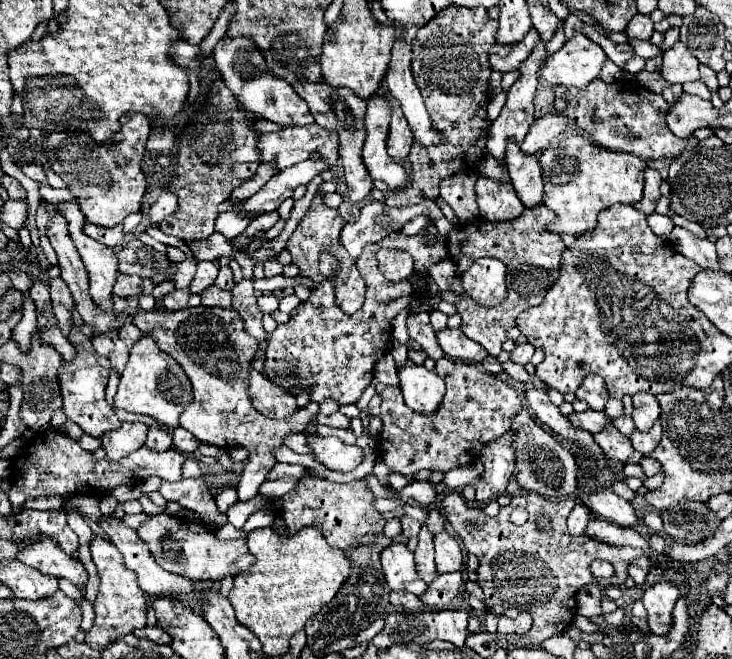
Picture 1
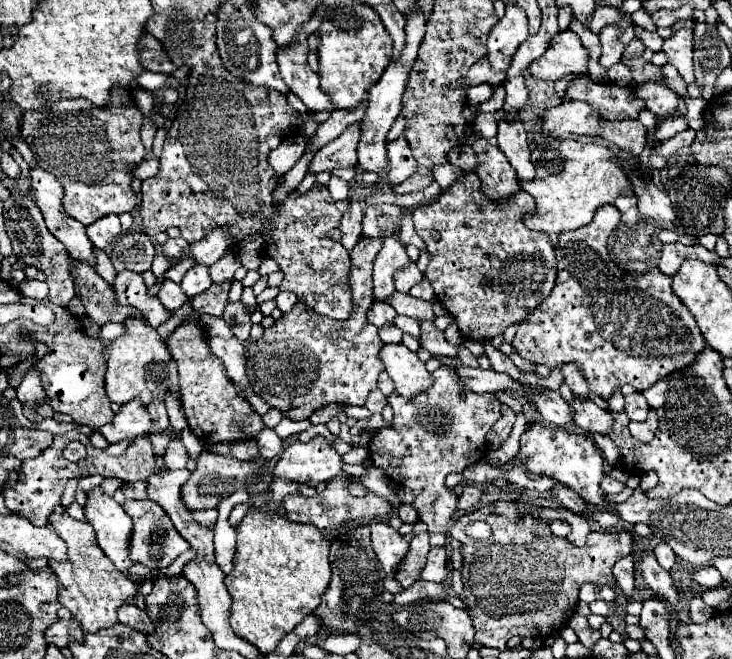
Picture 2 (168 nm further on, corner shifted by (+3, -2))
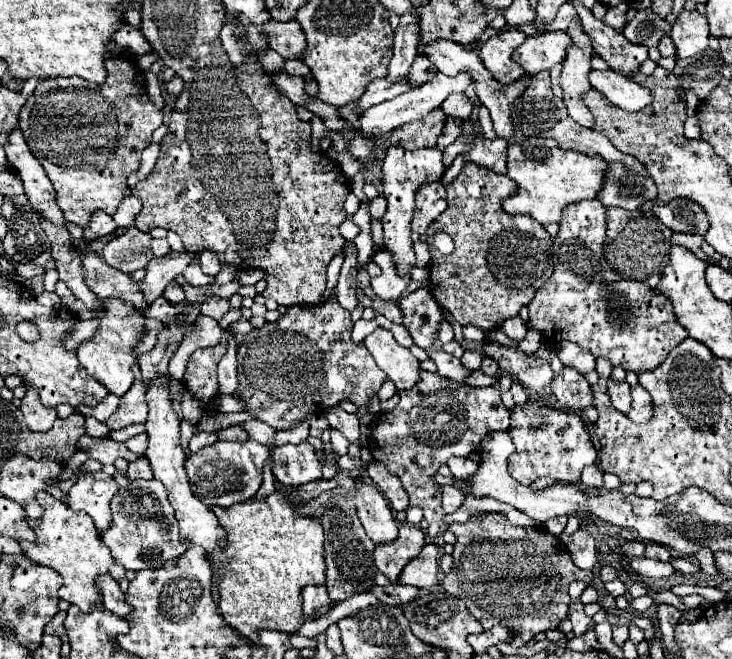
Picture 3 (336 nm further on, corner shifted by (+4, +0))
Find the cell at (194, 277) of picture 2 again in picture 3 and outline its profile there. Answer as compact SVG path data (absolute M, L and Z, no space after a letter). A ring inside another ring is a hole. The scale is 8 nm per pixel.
M196 259L194 263L190 263L190 267L186 267L186 271L184 271L182 275L184 275L184 279L186 279L190 285L194 285L194 287L204 287L204 285L214 283L214 277L206 275L206 273L200 269L198 259Z

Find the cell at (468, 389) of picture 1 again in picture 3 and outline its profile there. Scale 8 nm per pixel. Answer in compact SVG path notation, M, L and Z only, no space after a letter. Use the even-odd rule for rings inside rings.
M420 371L420 381L400 393L400 403L392 413L384 415L384 421L374 427L372 457L386 465L386 469L402 481L410 497L410 505L424 511L428 521L428 537L440 535L442 521L446 517L442 509L442 487L434 483L434 475L440 465L450 457L470 457L480 449L480 441L486 431L504 431L510 427L510 413L500 401L498 387L470 387L454 383L438 373Z

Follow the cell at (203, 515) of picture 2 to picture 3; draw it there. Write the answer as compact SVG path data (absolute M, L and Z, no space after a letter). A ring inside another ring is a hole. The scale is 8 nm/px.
M276 491L264 501L246 501L230 507L212 507L220 525L226 531L226 551L214 559L212 567L224 567L224 577L218 585L220 589L220 613L228 625L238 633L258 643L258 631L276 629L294 633L302 621L302 589L308 585L326 583L324 565L324 531L318 519L294 515L294 507Z

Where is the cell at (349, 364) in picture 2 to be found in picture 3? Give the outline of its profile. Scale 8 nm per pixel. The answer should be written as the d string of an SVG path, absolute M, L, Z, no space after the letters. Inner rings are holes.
M332 289L330 299L324 301L322 305L318 305L318 307L288 307L288 311L286 311L278 321L266 323L264 327L252 329L248 335L244 335L242 341L240 341L240 345L238 345L238 381L240 381L240 385L238 385L238 393L236 393L236 395L246 403L246 411L250 411L252 415L256 415L260 421L272 425L274 429L288 429L288 427L292 427L296 421L304 421L310 413L318 413L318 411L322 411L322 409L330 409L330 407L338 405L342 399L352 401L356 407L366 407L366 405L370 403L370 399L376 397L376 393L380 391L382 383L386 381L386 373L382 373L382 371L378 369L378 365L374 363L372 355L366 351L364 343L354 345L354 341L352 341L352 337L350 337L350 335L352 335L352 325L354 325L354 323L352 323L350 313L338 303L336 293L334 293L334 289Z

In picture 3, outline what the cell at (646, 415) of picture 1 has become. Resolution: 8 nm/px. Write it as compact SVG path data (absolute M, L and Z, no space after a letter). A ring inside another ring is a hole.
M608 381L608 393L610 393L610 401L612 405L622 411L622 413L628 413L630 411L630 405L632 405L632 387L622 381L622 383L616 383L616 381Z

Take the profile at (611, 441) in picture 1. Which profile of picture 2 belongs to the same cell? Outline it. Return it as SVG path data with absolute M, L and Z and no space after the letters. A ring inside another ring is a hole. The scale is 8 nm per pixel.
M573 395L573 421L585 431L585 433L607 433L611 429L611 413L607 409L601 409L593 401L579 401L579 397Z

